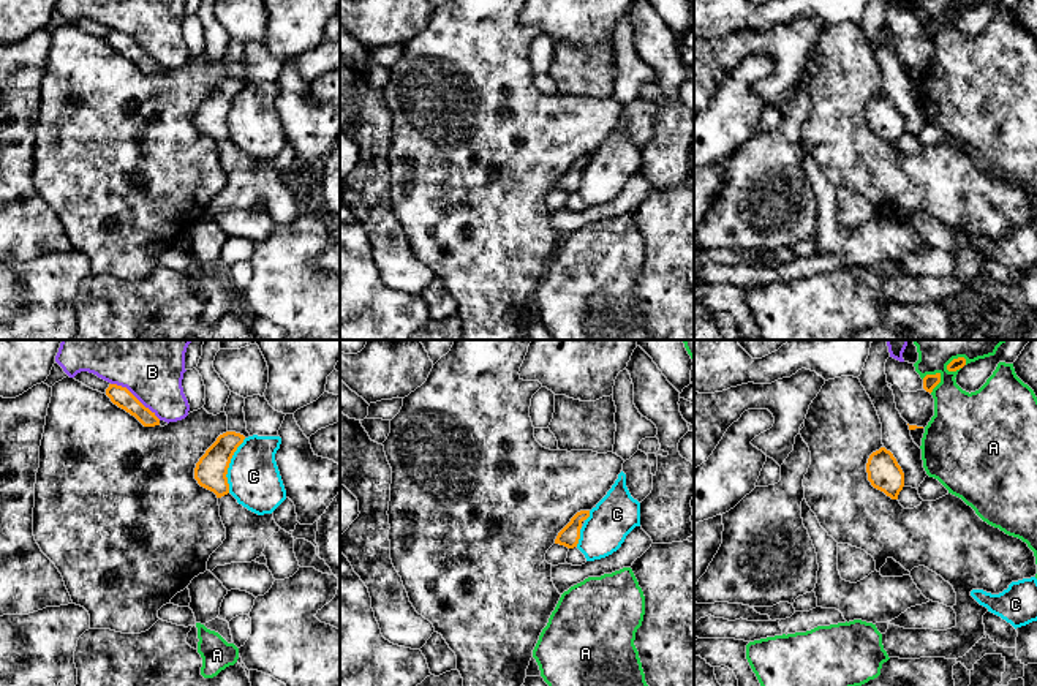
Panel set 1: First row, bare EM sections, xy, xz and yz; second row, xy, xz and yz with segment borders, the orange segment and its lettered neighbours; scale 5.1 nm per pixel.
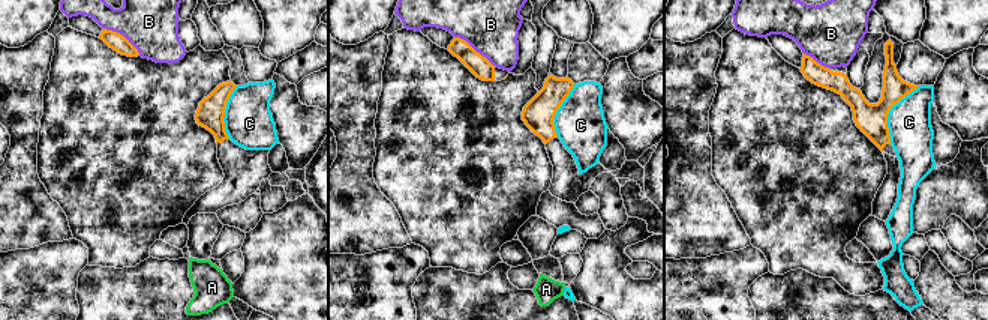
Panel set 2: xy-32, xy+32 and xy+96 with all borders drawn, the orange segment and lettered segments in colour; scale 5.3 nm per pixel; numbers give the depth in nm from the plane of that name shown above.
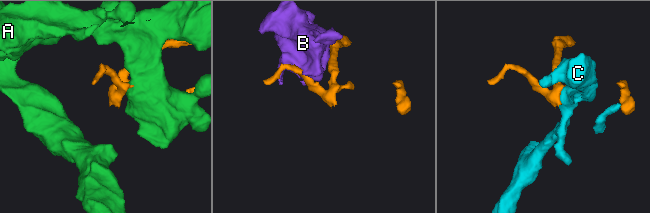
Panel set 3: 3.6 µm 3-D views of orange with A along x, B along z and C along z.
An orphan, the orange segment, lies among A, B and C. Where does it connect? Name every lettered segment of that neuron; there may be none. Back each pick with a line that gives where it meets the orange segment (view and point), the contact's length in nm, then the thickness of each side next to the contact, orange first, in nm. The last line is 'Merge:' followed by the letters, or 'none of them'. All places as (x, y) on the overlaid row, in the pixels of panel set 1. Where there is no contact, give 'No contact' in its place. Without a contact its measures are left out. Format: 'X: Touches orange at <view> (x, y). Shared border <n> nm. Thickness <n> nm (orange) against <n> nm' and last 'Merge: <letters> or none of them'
Merge: none of them

